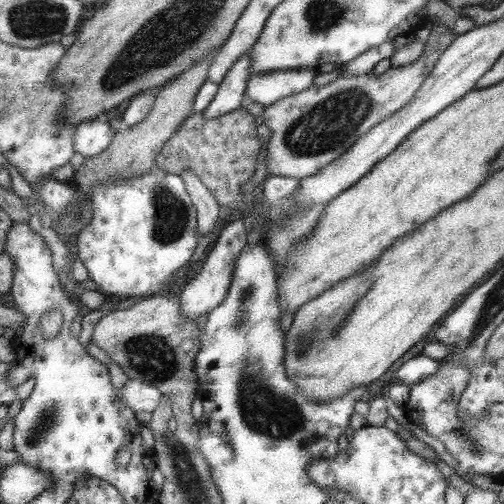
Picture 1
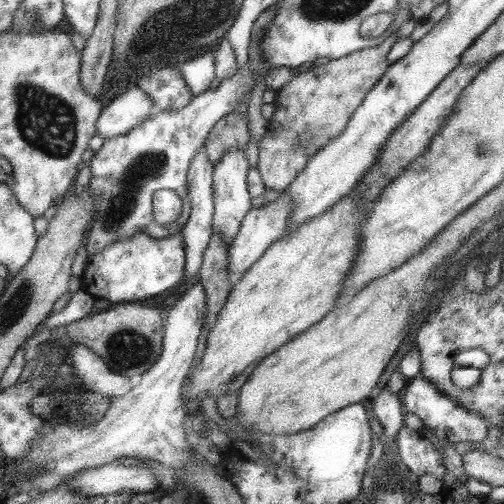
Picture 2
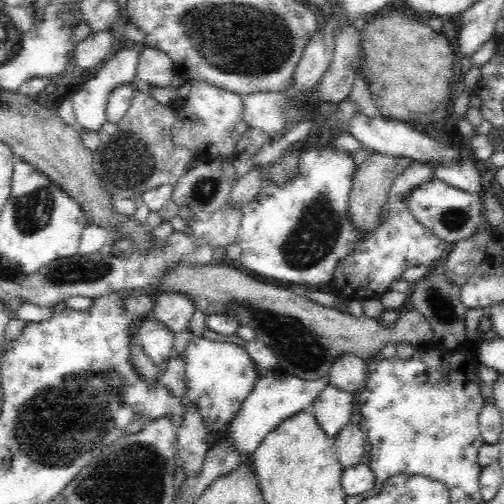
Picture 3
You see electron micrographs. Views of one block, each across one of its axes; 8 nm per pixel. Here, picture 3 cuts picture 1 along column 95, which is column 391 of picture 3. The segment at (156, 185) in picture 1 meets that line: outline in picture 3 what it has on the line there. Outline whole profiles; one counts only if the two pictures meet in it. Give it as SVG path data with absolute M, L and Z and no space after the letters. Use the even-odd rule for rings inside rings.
M412 162L404 174L400 174L388 194L386 200L386 210L384 218L374 226L364 230L364 234L358 238L354 250L346 254L330 280L330 292L346 298L346 300L370 300L370 298L380 298L386 292L392 292L392 284L402 280L404 272L412 266L428 266L428 268L438 268L438 262L448 254L448 248L452 242L440 240L432 230L428 230L424 224L416 220L416 216L408 210L406 200L414 190L426 186L428 182L436 180L436 170L442 168L444 162Z

